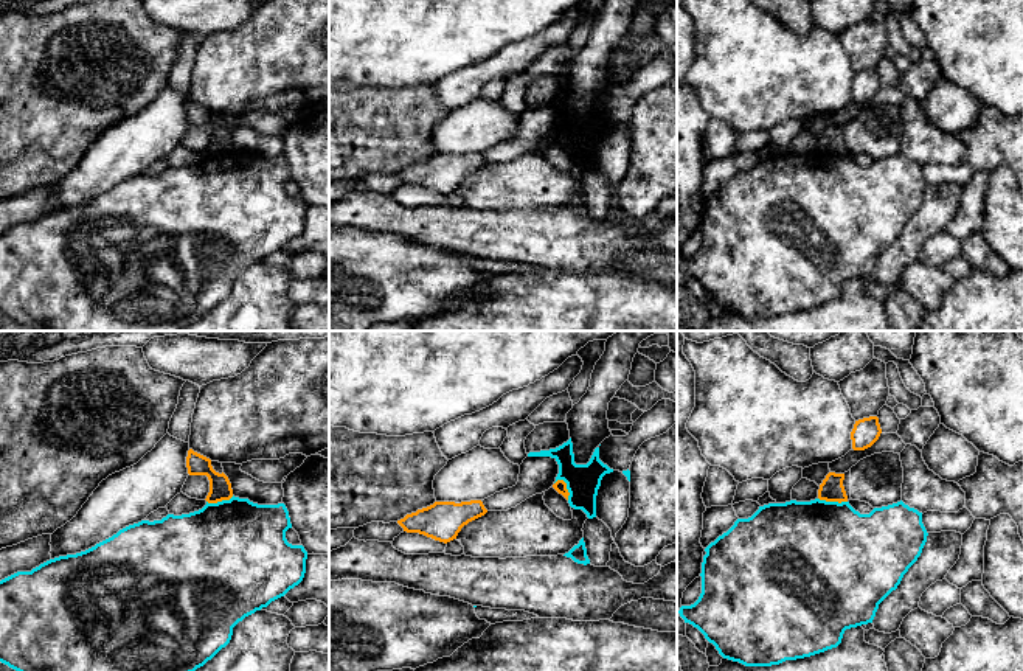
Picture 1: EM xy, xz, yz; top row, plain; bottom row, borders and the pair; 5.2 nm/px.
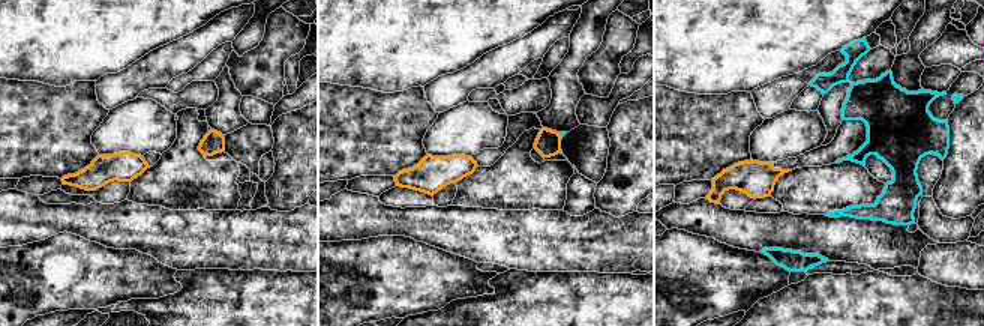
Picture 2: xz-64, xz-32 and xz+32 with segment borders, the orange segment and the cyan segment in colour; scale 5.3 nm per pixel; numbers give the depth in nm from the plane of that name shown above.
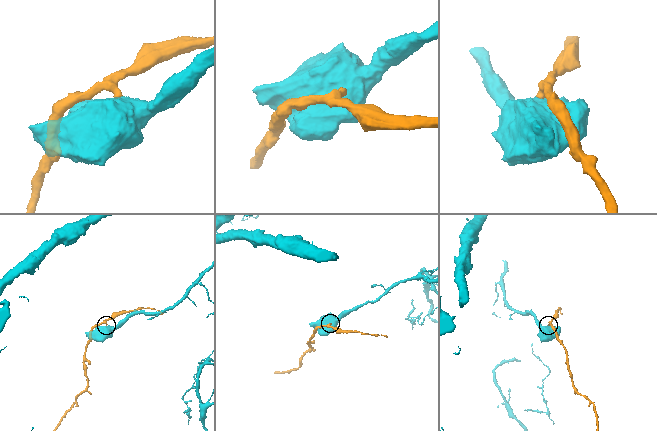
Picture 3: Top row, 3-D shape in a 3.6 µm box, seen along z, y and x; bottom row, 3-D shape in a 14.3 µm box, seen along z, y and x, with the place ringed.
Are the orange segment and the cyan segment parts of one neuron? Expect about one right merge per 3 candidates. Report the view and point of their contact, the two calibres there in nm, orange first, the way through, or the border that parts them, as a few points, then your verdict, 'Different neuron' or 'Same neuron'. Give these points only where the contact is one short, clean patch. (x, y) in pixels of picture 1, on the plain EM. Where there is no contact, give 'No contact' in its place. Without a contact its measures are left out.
Touches orange at yz (832, 152). Thickness 120 nm (orange) against 500 nm. Boundary: yz (818, 149), (828, 154), (846, 154). Different neuron

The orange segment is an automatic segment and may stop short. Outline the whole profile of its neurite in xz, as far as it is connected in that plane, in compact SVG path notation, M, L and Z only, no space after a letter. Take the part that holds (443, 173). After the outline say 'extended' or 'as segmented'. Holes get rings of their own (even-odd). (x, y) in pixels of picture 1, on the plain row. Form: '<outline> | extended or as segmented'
M481 152L470 154L435 154L433 157L407 166L397 176L407 185L419 185L439 194L456 191L469 174L484 168L487 162Z | as segmented

